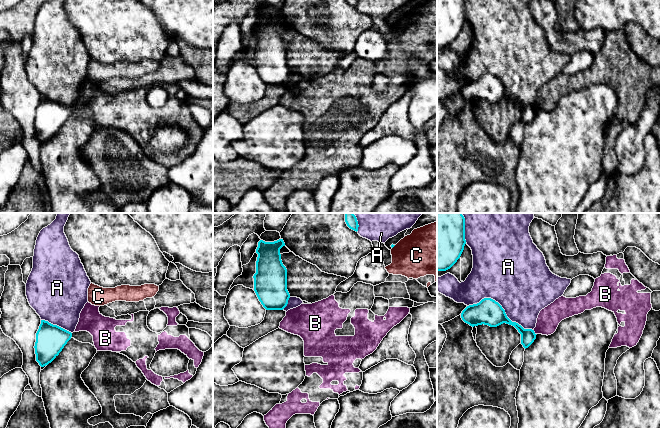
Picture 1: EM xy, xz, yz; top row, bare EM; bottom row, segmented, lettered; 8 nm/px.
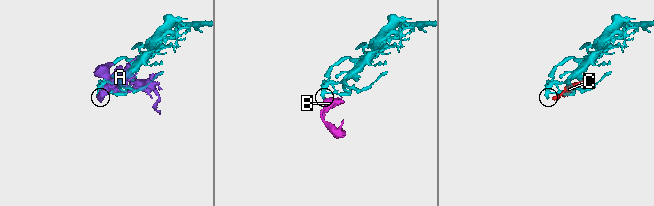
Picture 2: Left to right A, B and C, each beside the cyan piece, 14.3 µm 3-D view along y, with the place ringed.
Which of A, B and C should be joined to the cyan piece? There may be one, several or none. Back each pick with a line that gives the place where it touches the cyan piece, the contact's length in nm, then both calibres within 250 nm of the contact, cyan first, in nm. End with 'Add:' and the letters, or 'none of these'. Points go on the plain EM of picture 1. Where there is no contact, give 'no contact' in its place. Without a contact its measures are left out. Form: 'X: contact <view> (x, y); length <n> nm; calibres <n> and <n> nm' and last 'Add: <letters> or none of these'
Add: none of these

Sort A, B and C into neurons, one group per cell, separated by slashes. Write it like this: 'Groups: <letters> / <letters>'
Groups: A / B C

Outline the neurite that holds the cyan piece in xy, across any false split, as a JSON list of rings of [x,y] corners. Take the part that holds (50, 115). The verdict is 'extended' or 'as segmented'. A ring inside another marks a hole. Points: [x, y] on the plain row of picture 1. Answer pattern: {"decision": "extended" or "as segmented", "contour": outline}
{"decision": "as segmented", "contour": [[[41,96],[36,109],[35,130],[36,137],[41,143],[51,139],[62,127],[67,118],[71,115],[72,109]]]}

